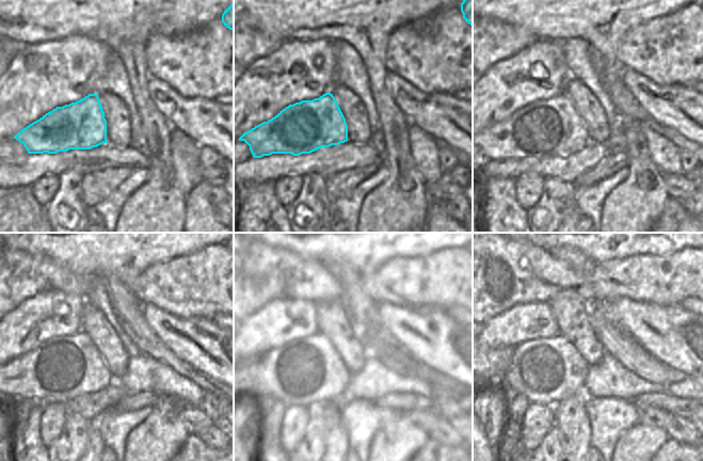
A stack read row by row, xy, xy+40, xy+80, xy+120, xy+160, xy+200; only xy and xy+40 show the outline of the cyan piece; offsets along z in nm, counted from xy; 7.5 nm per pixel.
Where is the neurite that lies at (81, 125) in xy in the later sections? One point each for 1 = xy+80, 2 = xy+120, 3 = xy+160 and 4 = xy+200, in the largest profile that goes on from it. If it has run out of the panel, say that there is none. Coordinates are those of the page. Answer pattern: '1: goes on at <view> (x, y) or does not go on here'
1: goes on at xy+80 (545, 128)
2: goes on at xy+120 (62, 368)
3: goes on at xy+160 (308, 370)
4: goes on at xy+200 (548, 370)

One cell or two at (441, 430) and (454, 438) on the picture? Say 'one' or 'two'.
one

